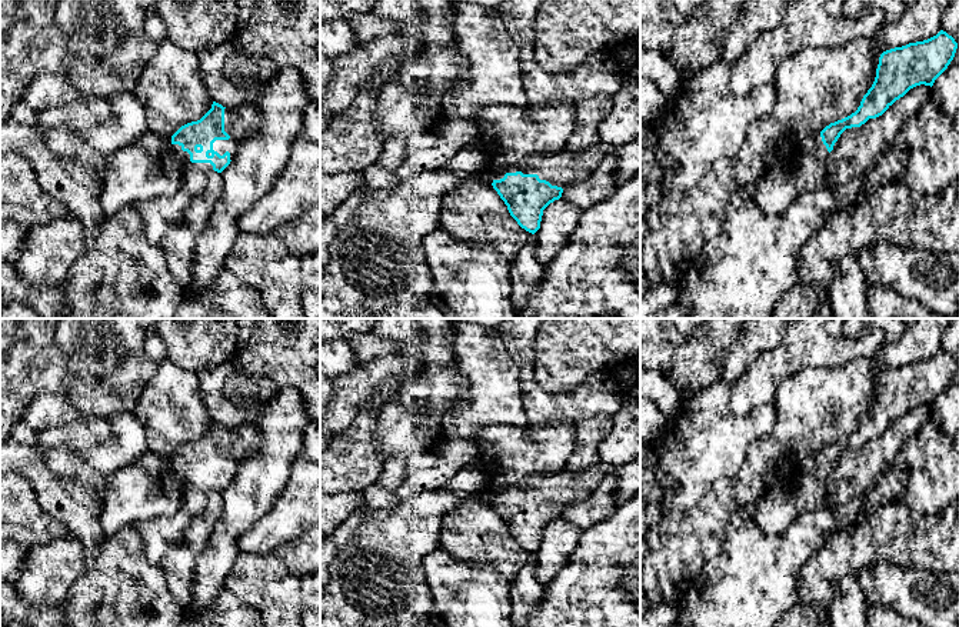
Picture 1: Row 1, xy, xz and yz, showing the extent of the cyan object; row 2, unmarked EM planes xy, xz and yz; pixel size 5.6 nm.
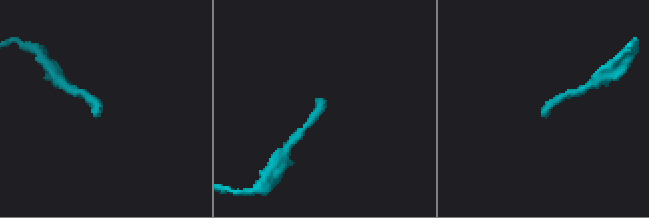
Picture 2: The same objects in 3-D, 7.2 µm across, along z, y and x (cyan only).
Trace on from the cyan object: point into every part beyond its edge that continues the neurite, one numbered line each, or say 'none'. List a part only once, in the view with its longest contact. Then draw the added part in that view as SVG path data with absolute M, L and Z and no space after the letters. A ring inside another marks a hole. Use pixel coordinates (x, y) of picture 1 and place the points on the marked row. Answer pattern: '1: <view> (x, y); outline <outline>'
1: xy (240, 124); outline M224 109L224 131L230 136L229 140L216 140L213 150L223 156L230 153L230 160L234 159L240 144L259 133L263 119L259 110L232 110Z

